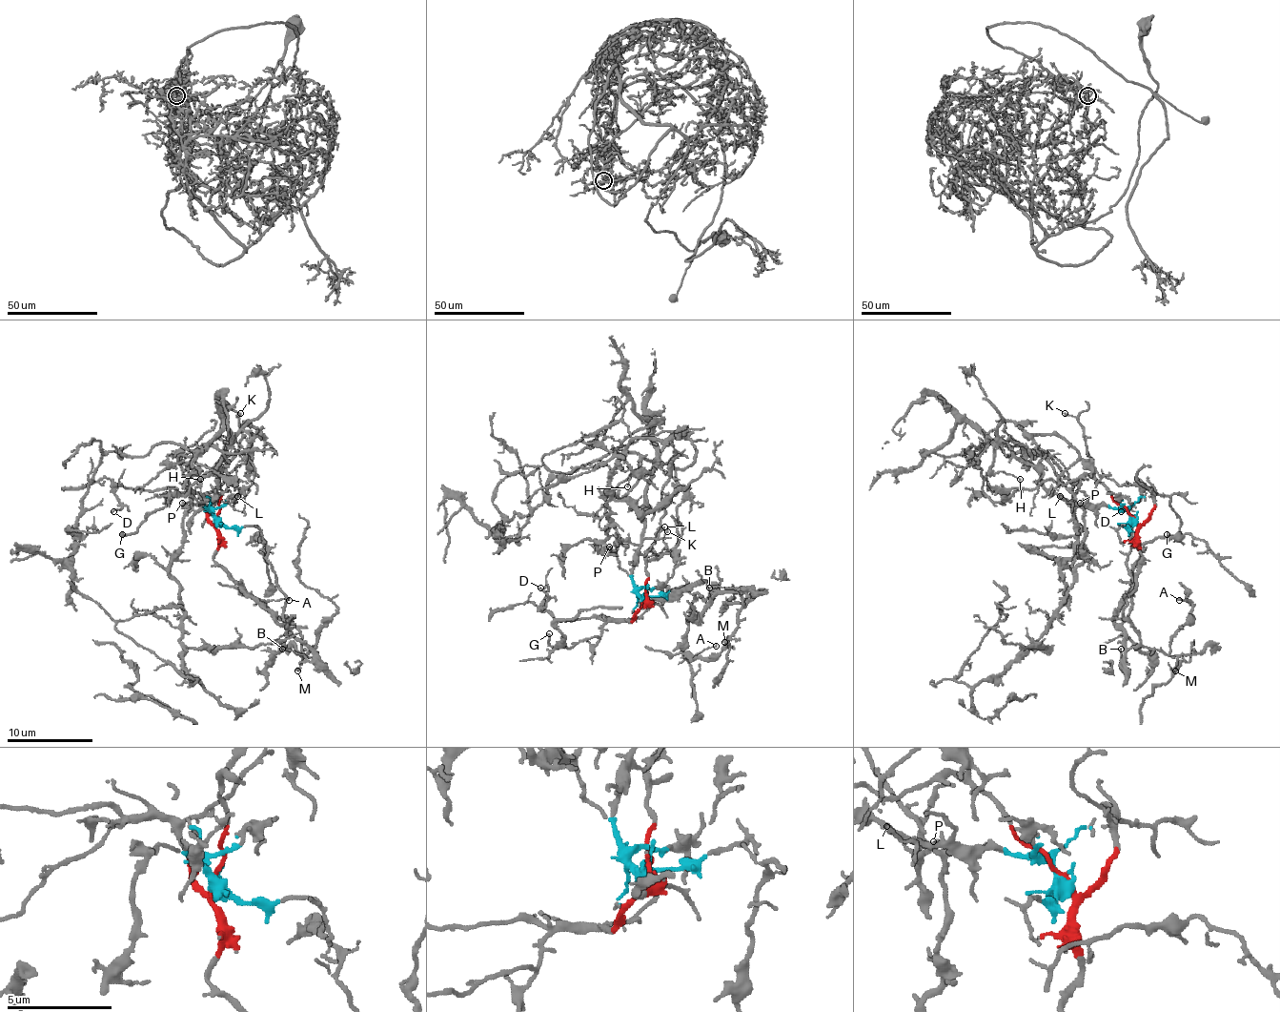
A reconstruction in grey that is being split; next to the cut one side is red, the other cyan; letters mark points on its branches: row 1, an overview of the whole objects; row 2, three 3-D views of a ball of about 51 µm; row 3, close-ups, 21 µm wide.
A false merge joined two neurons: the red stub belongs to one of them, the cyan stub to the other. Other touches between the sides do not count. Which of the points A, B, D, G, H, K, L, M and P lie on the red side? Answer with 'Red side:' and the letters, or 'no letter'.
Red side: A, B, D, G, K, M

